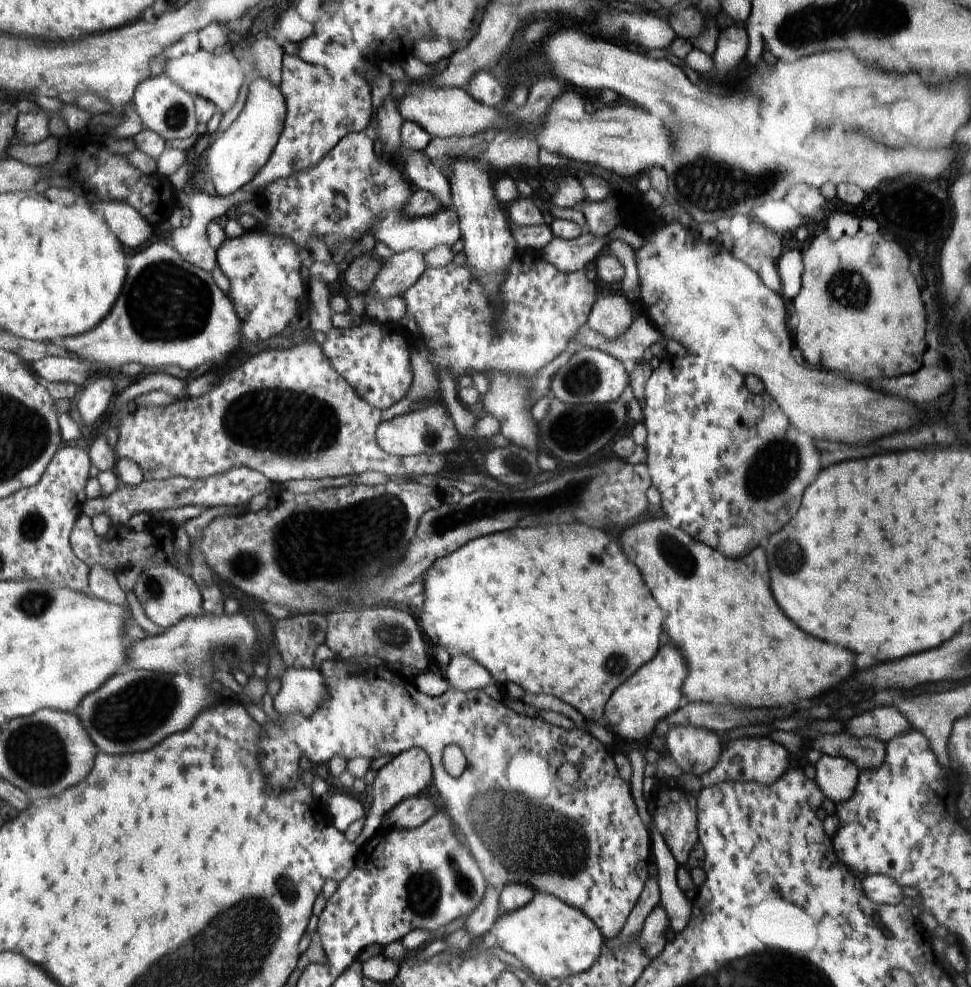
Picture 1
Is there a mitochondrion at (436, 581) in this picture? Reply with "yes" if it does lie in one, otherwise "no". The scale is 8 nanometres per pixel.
no

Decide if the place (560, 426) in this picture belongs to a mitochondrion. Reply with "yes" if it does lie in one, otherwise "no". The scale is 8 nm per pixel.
yes

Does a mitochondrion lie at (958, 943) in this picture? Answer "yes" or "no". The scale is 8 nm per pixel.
no

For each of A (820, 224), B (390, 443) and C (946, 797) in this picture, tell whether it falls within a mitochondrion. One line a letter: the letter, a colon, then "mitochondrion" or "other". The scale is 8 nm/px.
A: other
B: other
C: other

